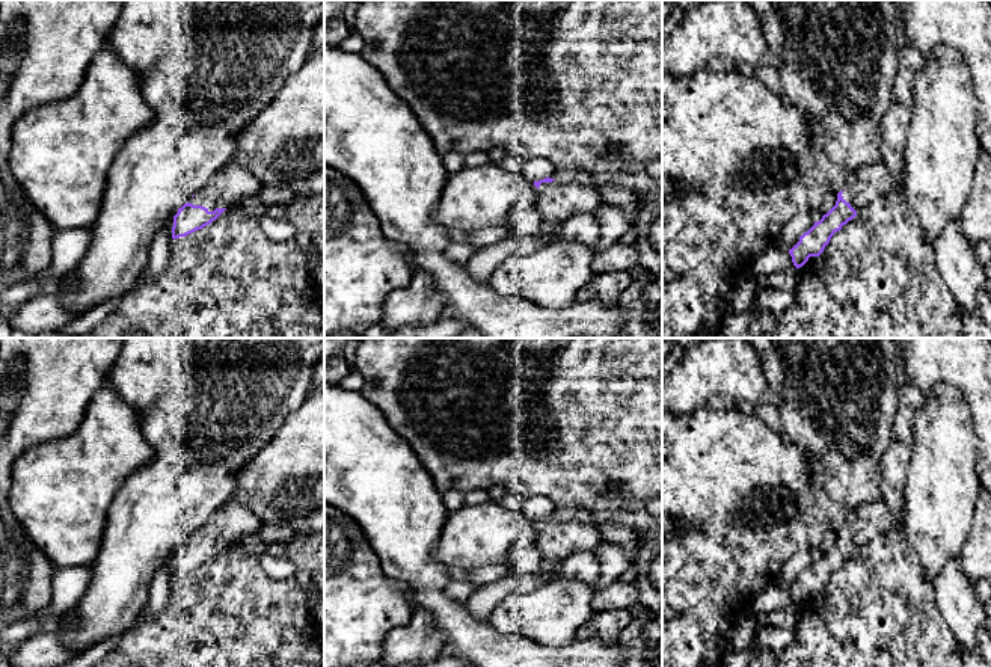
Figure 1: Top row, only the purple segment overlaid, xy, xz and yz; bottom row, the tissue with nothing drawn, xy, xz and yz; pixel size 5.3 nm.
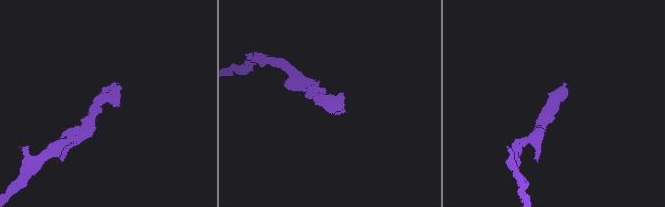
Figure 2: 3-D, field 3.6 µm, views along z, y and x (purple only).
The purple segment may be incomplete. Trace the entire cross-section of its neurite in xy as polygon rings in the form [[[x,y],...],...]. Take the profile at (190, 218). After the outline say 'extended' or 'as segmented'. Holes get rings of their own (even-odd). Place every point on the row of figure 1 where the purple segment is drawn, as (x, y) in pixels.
[[[231,160],[173,216],[172,238],[186,237],[216,220],[244,196],[258,195],[261,181],[244,166]]] | extended

